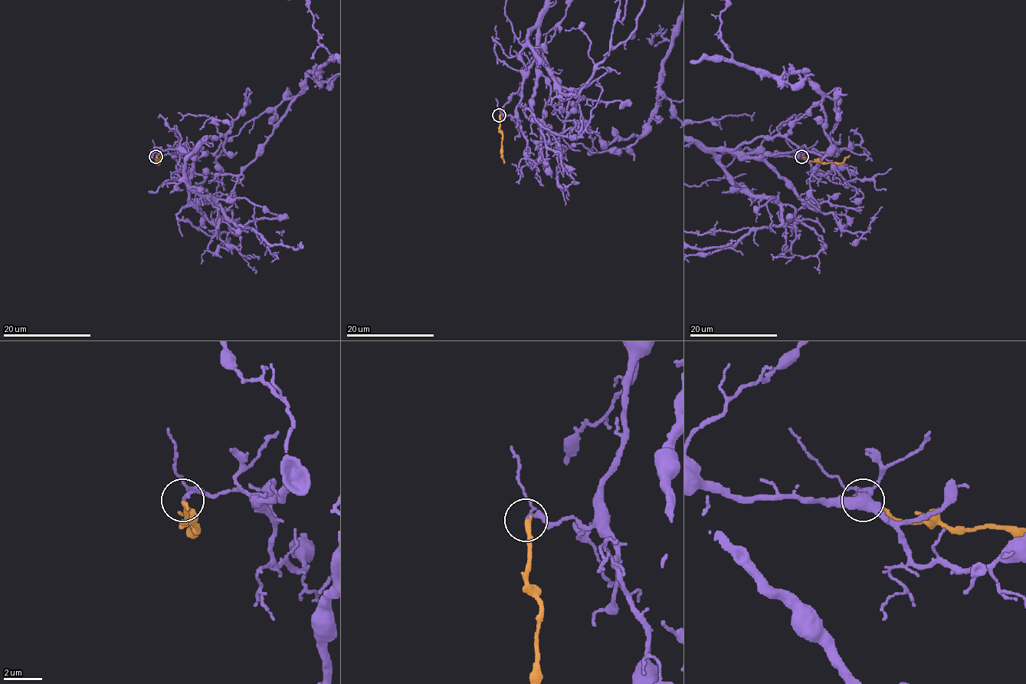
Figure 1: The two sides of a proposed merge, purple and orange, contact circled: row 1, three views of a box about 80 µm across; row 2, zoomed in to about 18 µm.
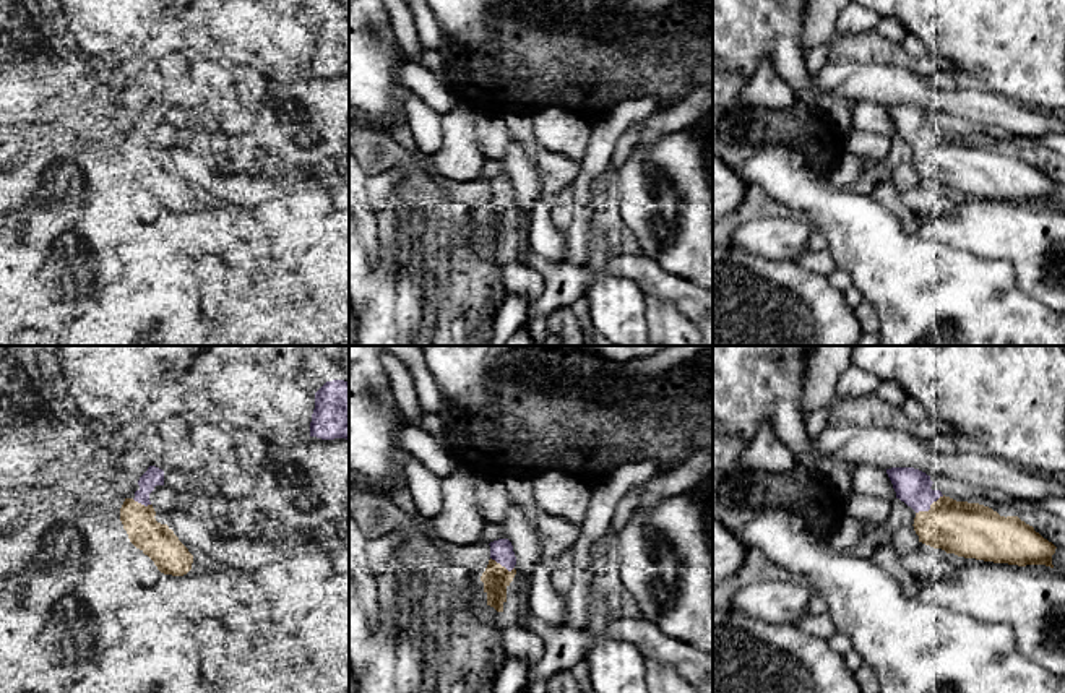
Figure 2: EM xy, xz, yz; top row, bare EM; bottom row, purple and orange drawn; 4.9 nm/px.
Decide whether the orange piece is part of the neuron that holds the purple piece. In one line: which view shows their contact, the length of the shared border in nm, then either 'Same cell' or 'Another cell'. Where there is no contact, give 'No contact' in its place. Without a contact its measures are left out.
Touches purple in yz. Shared border 170 nm. Same cell

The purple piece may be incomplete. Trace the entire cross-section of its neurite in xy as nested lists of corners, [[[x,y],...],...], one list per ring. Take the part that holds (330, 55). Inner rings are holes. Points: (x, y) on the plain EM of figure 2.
[[[326,18],[315,29],[315,45],[310,58],[310,73],[321,76],[349,76],[349,19]]]

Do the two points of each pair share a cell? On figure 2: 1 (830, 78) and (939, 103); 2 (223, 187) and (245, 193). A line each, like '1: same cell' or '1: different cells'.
1: same cell
2: same cell

